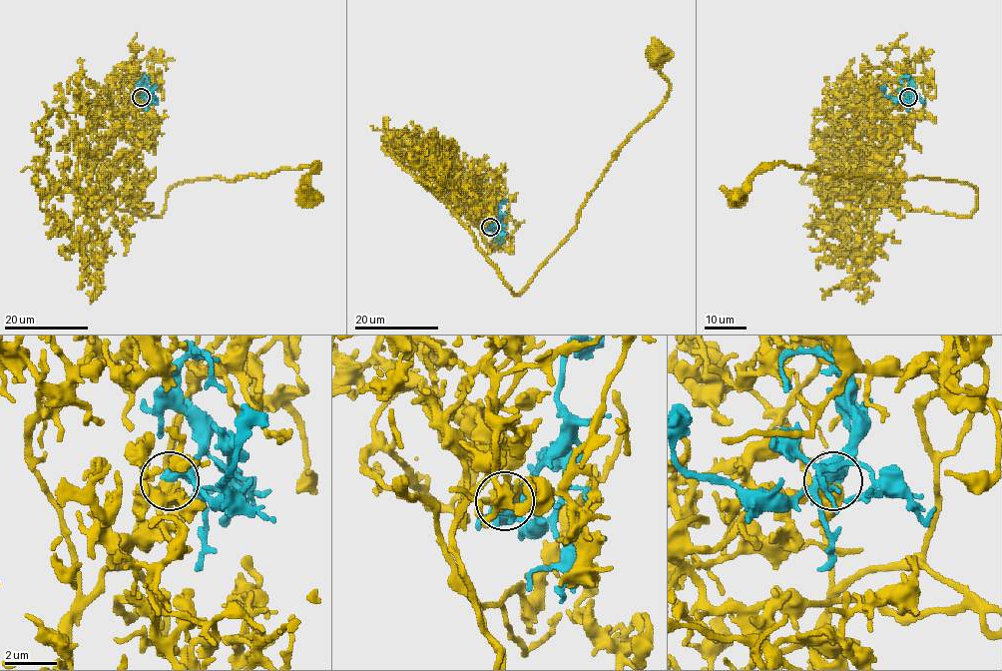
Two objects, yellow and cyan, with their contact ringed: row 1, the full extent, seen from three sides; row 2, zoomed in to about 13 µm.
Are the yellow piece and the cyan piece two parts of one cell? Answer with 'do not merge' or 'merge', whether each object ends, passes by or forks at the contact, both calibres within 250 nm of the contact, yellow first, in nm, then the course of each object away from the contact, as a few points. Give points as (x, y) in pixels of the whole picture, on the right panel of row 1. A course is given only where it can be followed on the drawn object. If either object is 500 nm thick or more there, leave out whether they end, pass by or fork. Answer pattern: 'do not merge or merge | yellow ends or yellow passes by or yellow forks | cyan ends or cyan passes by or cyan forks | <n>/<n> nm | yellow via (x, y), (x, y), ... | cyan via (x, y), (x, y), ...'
merge | yellow passes by | cyan forks | 480/360 nm | yellow via (909, 97), (879, 135), (903, 157), (897, 197), (968, 217), (969, 185), (781, 163), (733, 195) | cyan via (909, 97), (886, 96), (881, 88)

